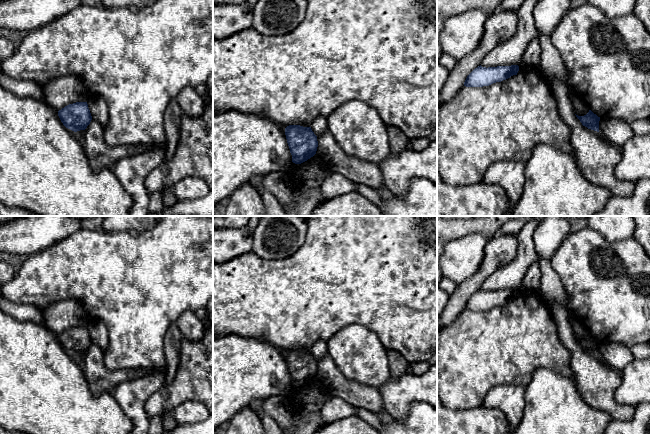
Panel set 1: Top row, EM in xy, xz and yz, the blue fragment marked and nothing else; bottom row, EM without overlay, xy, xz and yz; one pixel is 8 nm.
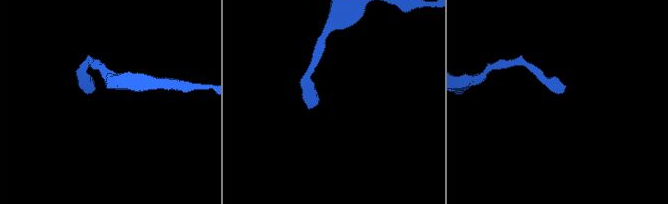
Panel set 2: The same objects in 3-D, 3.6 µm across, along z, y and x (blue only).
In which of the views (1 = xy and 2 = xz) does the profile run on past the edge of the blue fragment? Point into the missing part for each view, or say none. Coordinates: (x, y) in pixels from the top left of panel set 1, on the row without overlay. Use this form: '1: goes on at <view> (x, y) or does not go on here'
1: does not go on here
2: does not go on here

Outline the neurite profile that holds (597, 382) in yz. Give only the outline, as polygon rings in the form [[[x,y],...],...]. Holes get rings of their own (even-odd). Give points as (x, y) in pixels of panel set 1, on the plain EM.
[[[553,302],[552,316],[558,328],[560,341],[571,353],[570,366],[583,400],[595,409],[608,412],[614,420],[630,420],[635,408],[621,405],[614,398],[615,391],[622,381],[621,373],[599,356],[582,349],[573,335],[568,312],[561,304]]]

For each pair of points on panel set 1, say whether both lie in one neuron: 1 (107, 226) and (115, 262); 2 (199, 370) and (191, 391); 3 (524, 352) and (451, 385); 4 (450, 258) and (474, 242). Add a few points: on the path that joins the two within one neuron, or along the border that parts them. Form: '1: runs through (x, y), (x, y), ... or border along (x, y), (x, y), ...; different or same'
1: border along (101, 229), (107, 232), (129, 232); different
2: runs through (199, 375), (191, 386); same
3: runs through (506, 352), (484, 352), (469, 367); same
4: runs through (456, 258), (468, 248); same

